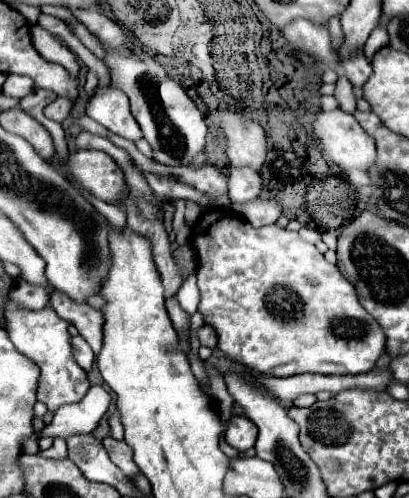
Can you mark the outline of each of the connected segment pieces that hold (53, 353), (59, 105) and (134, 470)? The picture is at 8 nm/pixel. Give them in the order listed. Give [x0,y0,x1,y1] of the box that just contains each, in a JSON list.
[[5,302,89,412],[43,98,71,122],[103,436,139,482]]

